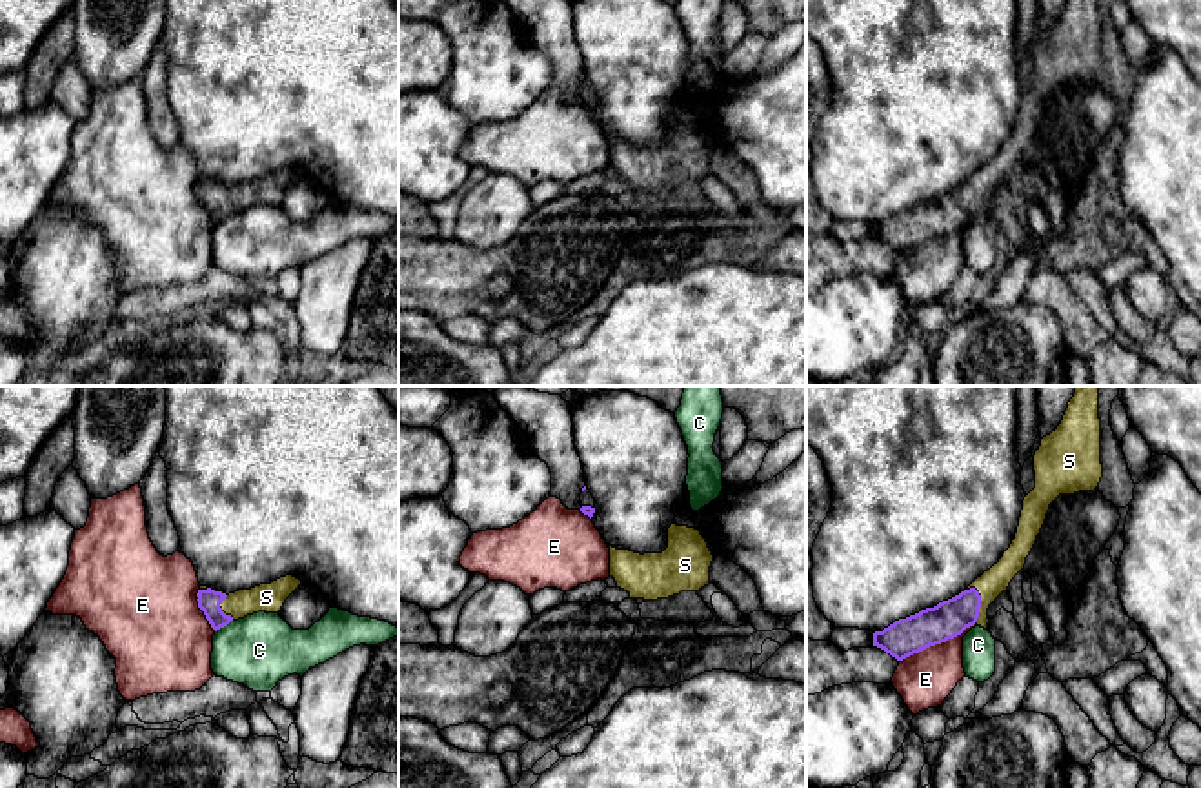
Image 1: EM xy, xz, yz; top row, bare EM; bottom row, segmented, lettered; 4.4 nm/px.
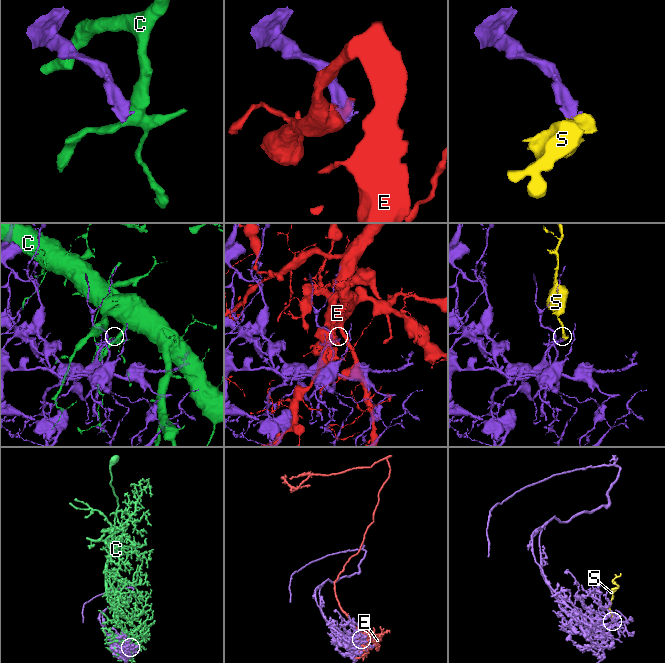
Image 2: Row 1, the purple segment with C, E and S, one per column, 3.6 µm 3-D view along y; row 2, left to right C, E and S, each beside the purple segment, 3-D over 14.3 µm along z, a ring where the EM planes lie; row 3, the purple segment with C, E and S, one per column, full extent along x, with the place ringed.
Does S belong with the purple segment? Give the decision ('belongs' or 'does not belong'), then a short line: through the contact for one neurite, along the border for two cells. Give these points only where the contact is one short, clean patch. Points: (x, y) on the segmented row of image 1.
belongs; line yz (930, 626), (979, 605), (979, 596), (990, 585)

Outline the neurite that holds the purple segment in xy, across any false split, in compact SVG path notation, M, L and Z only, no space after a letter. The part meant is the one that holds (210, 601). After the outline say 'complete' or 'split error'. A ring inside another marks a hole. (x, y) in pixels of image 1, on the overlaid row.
M286 575L273 581L271 584L260 584L251 590L238 590L229 595L207 586L200 586L197 601L211 628L217 631L227 626L231 621L238 621L258 611L280 613L286 599L300 584L300 579Z; split error

